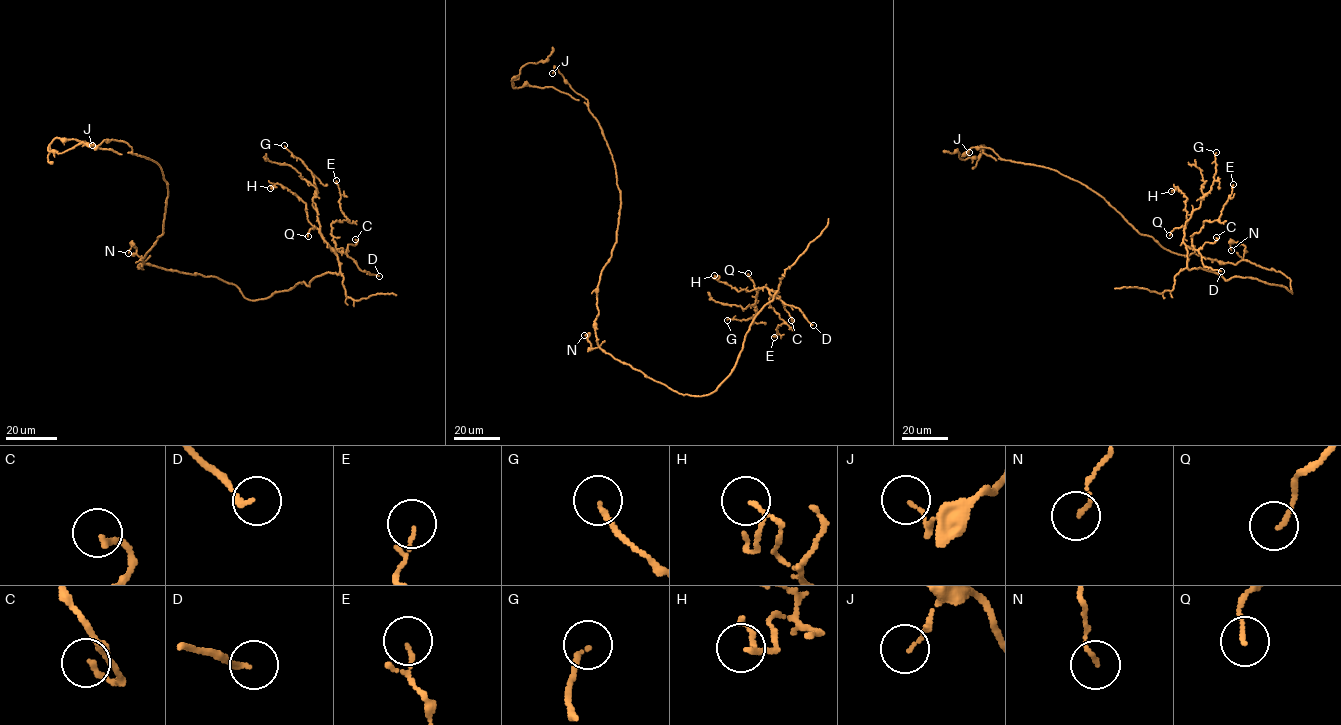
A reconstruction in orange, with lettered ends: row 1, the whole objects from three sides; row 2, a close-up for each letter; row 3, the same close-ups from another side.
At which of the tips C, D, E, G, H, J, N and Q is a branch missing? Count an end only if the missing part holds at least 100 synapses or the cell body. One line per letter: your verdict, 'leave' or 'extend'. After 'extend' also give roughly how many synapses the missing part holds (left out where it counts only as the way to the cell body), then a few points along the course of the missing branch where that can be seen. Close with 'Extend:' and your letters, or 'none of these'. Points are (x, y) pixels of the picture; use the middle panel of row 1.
C: leave
D: leave
E: leave
G: leave
H: leave
J: leave
N: leave
Q: leave
Extend: none of these

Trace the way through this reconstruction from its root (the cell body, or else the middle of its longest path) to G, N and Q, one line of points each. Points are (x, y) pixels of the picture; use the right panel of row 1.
G: (1233, 264), (1280, 271), (1292, 293), (1187, 267), (1185, 222), (1210, 189), (1216, 152)
N: (1233, 264), (1242, 259), (1245, 246), (1232, 242), (1231, 250)
Q: (1233, 264), (1247, 260), (1280, 271), (1292, 293), (1256, 278), (1226, 280), (1189, 269), (1184, 227), (1169, 235)

